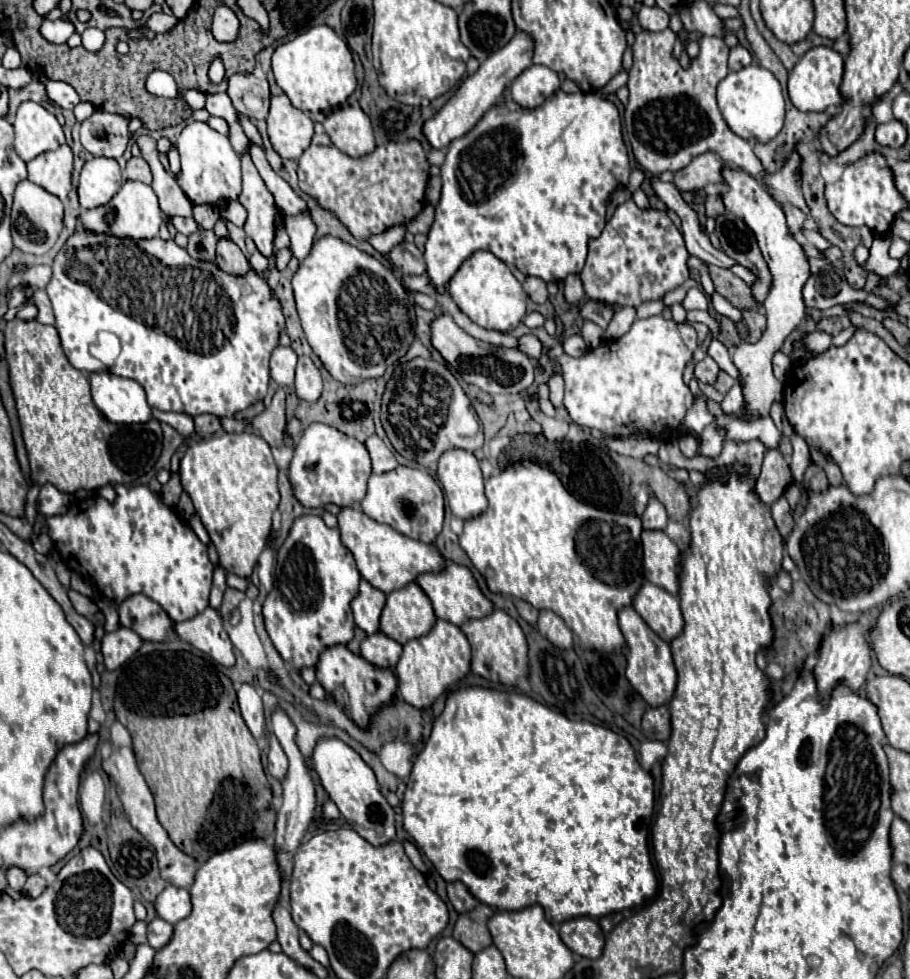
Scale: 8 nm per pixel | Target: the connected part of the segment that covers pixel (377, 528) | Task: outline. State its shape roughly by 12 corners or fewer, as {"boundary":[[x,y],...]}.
{"boundary":[[362,510],[338,514],[362,578],[386,594],[440,572],[434,544]]}

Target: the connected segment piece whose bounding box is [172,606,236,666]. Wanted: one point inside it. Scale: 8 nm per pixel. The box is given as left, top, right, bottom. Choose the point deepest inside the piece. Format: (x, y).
(206, 631)

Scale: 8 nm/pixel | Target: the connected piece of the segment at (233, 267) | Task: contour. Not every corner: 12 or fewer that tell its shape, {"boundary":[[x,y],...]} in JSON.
{"boundary":[[218,238],[216,262],[232,274],[250,270],[230,238]]}

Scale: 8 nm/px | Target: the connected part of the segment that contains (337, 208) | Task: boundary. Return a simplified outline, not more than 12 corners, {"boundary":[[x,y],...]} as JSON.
{"boundary":[[316,132],[302,192],[360,242],[426,204],[420,140],[350,158]]}

